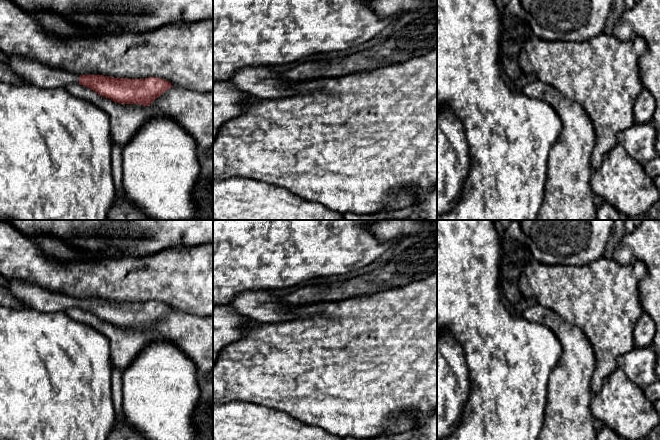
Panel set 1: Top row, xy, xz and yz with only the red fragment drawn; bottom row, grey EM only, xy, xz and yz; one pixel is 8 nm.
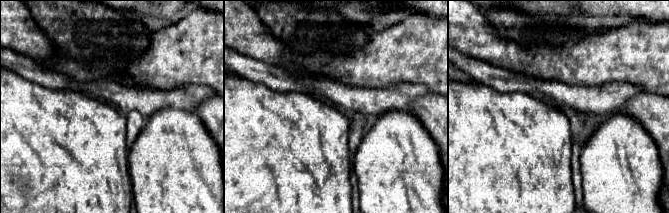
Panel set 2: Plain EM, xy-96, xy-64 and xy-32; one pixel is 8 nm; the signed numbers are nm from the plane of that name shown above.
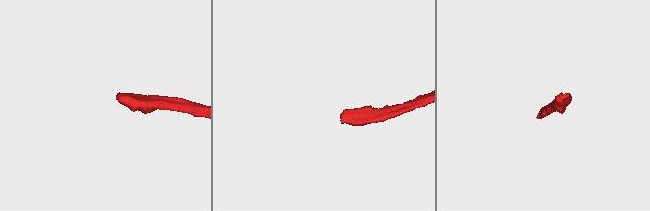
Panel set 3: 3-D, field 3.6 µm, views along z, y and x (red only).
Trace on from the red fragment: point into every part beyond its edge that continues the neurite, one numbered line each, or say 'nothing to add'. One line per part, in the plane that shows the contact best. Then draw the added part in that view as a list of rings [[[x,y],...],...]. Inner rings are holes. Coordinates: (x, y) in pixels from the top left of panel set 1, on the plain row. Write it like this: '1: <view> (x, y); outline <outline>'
1: xy (35, 297); outline [[[0,276],[0,285],[7,288],[26,307],[42,313],[64,312],[79,307],[80,299],[37,285],[9,281]]]

